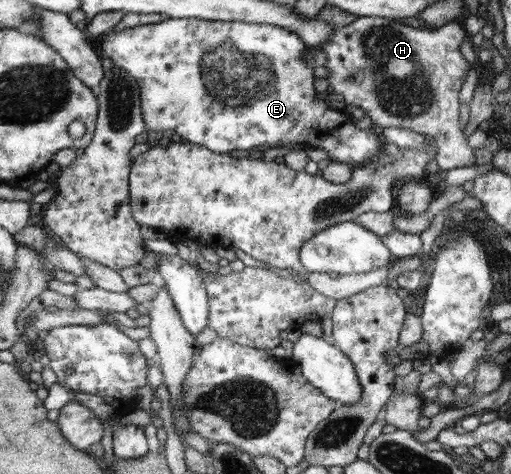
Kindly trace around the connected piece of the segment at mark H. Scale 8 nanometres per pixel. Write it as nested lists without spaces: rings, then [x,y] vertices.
[[[380,17],[357,18],[353,23],[337,27],[327,39],[327,43],[319,49],[326,55],[324,67],[328,71],[325,79],[329,84],[329,92],[338,93],[344,98],[345,105],[360,107],[372,119],[374,126],[399,127],[412,129],[414,133],[426,135],[437,141],[438,155],[434,161],[442,172],[458,167],[475,165],[475,153],[462,135],[462,125],[458,119],[458,91],[466,79],[470,69],[468,61],[460,53],[460,43],[466,39],[461,25],[449,22],[436,29],[416,29],[402,25],[399,21]]]

